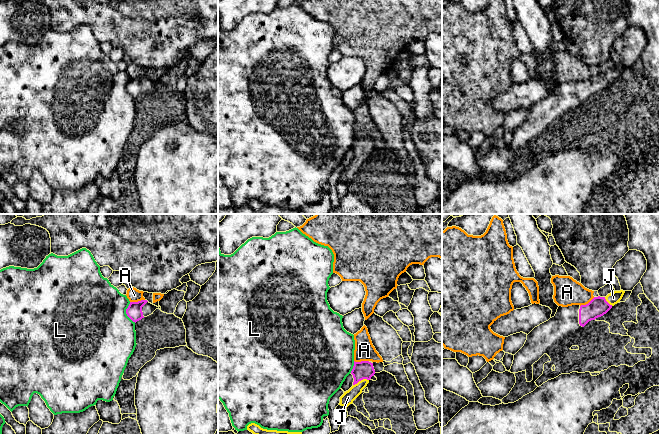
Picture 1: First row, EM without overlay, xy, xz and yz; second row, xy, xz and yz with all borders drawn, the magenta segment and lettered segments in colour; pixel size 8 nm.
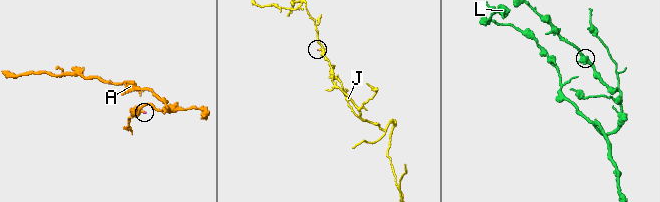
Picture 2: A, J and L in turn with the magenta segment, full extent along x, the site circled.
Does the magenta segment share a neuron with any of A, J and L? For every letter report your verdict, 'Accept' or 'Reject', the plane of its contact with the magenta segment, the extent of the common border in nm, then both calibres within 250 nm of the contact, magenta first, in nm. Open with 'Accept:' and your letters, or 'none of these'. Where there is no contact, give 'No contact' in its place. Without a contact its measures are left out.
Accept: J
A: Reject. Touches magenta in xy. Shared border 120 nm. Thickness 130 nm (magenta) against 110 nm
J: Accept. Touches magenta in xz. Shared border 140 nm. Thickness 140 nm (magenta) against 100 nm
L: Reject. Touches magenta in xy. Shared border 180 nm. Thickness 130 nm (magenta) against 500 nm

